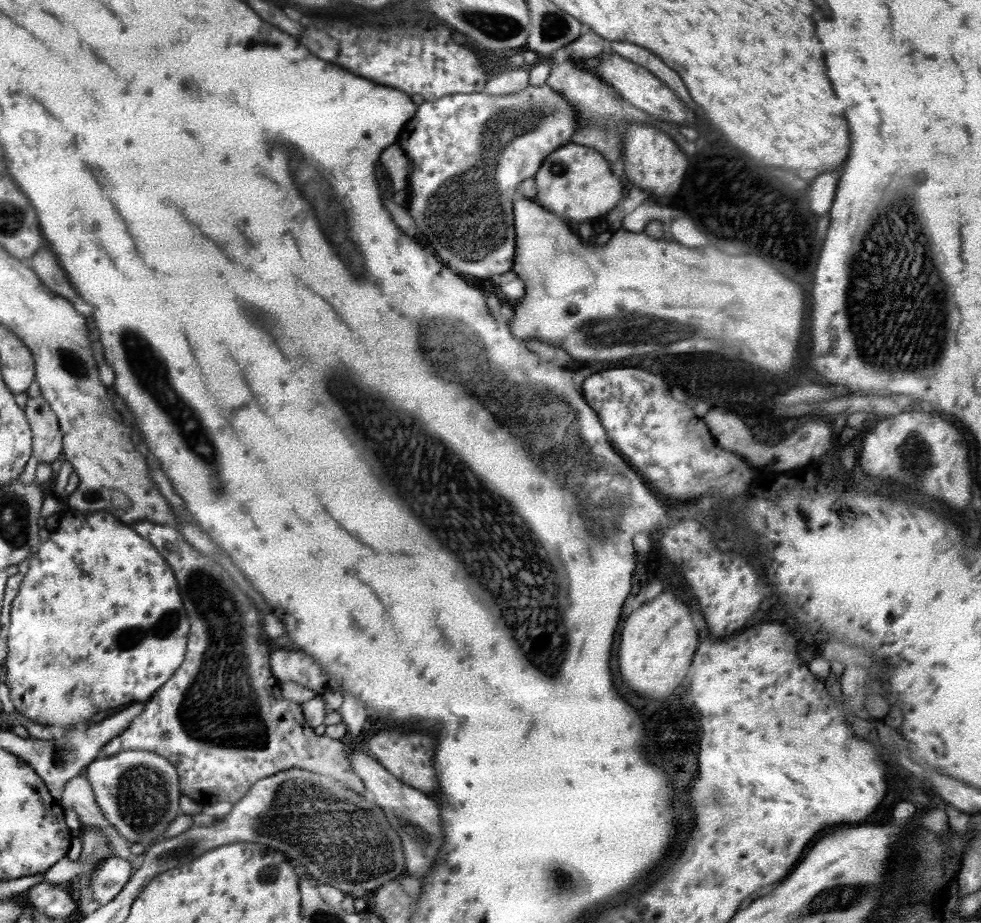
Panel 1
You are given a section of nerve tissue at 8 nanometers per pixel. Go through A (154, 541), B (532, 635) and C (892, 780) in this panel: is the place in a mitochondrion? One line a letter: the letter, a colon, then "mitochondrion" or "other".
A: other
B: mitochondrion
C: other

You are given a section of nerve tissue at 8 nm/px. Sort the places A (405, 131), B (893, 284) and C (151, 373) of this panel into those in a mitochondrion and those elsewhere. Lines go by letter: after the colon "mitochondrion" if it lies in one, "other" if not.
A: other
B: mitochondrion
C: mitochondrion

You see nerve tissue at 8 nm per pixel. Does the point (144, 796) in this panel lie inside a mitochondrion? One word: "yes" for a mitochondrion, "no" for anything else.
yes

